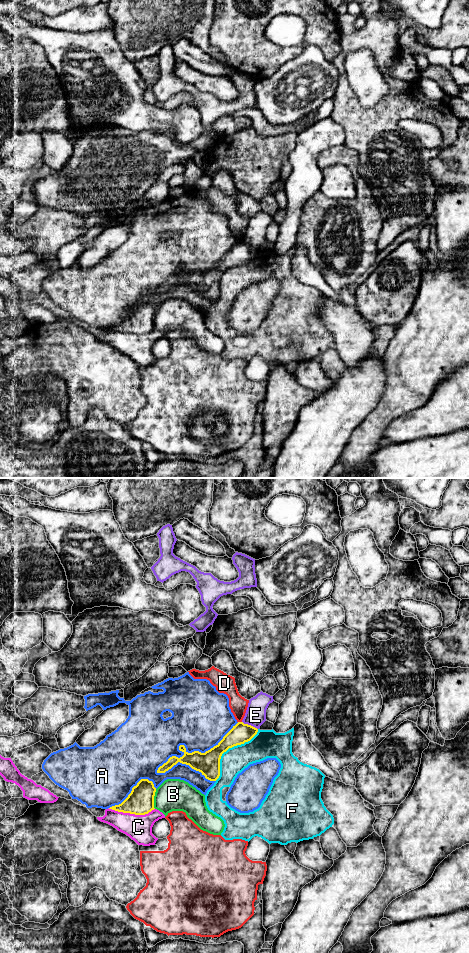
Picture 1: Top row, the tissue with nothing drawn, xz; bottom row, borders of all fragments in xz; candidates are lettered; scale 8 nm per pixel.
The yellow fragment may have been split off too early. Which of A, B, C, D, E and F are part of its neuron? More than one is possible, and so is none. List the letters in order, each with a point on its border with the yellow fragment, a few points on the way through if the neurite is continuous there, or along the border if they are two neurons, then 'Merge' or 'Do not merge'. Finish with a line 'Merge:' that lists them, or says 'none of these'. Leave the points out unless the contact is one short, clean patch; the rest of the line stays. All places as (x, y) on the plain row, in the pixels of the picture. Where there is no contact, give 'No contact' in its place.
A: Touches yellow at xz (195, 271). Do not merge
B: Touches yellow at xz (153, 319). Do not merge
C: Touches yellow at xz (131, 333). Do not merge
D: Touches yellow at xz (240, 242). Do not merge
E: Touches yellow at xz (250, 245). Boundary: xz (242, 241), (257, 249). Do not merge
F: Touches yellow at xz (228, 268). Do not merge
Merge: none of these

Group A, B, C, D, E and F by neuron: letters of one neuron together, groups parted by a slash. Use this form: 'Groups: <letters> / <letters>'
Groups: A / B / C / D / E / F

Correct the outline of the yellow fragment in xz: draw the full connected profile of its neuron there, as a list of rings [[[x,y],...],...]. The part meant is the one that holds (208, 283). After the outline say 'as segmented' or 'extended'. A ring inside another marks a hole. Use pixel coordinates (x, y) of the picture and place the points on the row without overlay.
[[[238,242],[216,266],[205,273],[199,271],[188,273],[185,266],[180,265],[179,270],[182,271],[184,275],[180,278],[176,276],[170,277],[166,283],[158,288],[157,293],[165,293],[180,282],[201,292],[206,299],[216,301],[220,296],[220,279],[222,274],[229,268],[250,261],[257,252],[257,248],[244,244],[243,242]]] | as segmented

